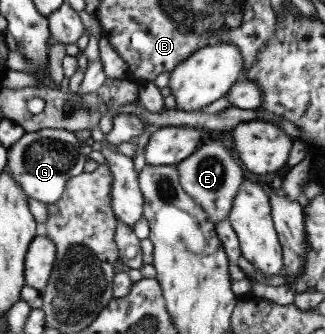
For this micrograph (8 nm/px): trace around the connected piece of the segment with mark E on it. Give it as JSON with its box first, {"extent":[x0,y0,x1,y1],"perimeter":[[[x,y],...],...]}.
{"extent":[176,131,244,223],"perimeter":[[[230,131],[213,132],[209,137],[211,138],[208,143],[200,144],[193,154],[178,162],[176,169],[178,169],[178,182],[184,193],[201,207],[212,222],[217,223],[227,219],[234,197],[243,181],[244,172],[230,148]]]}

